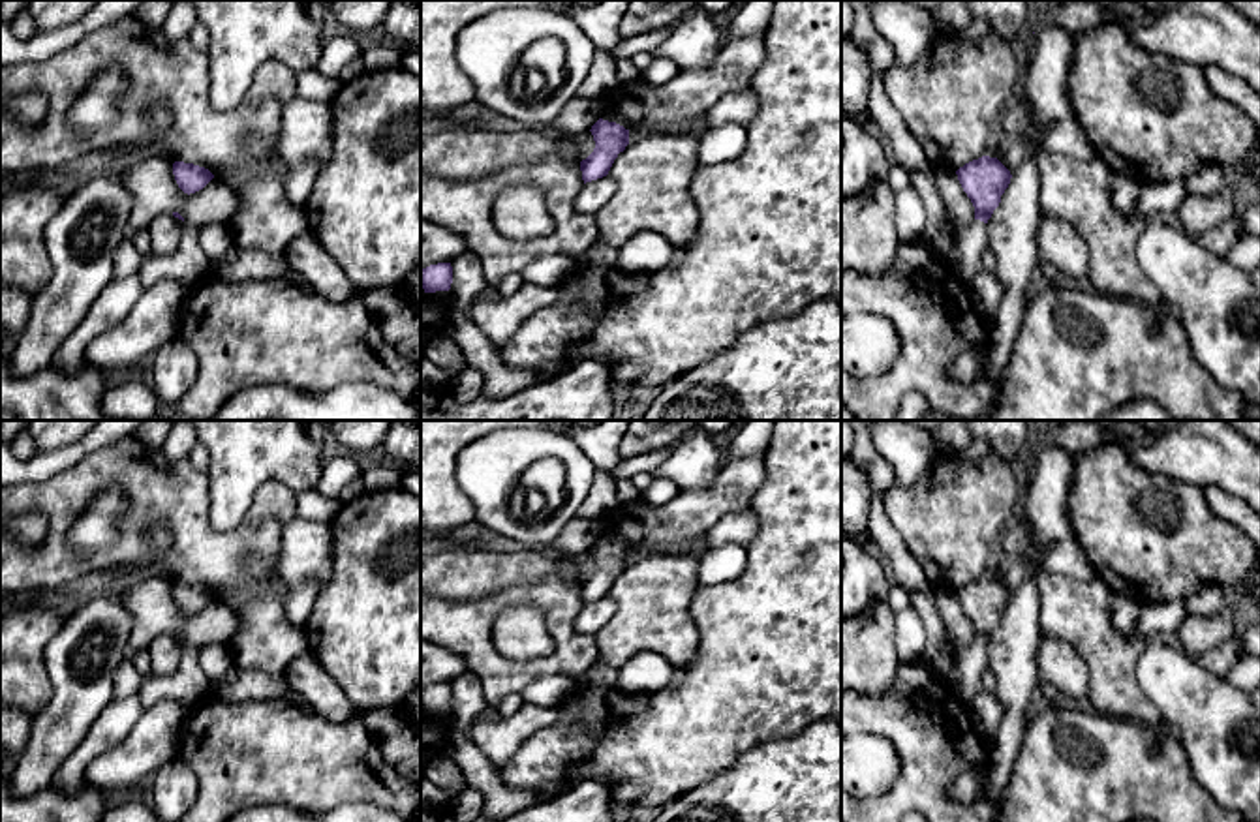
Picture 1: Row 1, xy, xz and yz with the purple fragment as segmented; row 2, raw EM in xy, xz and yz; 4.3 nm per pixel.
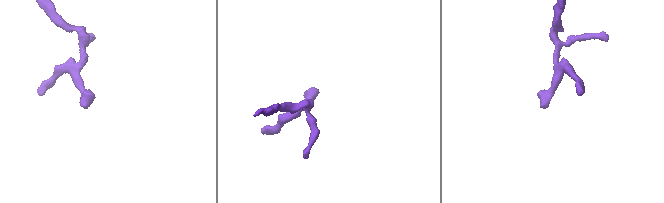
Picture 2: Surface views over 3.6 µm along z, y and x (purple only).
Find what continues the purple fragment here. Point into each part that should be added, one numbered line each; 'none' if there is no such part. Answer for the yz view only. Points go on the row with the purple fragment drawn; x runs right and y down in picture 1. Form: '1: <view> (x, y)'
1: yz (971, 241)

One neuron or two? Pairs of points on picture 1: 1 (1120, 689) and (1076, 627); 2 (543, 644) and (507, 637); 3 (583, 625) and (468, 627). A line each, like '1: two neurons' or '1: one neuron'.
1: one neuron
2: one neuron
3: two neurons

